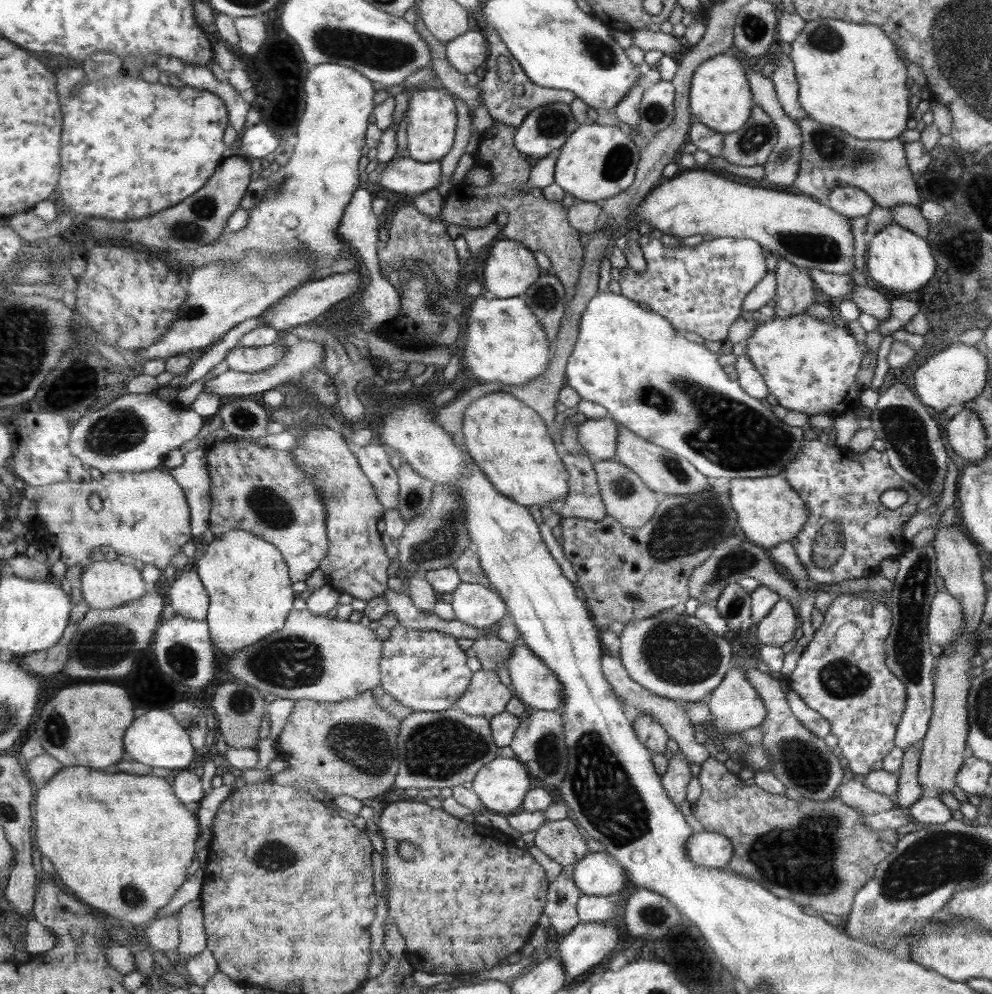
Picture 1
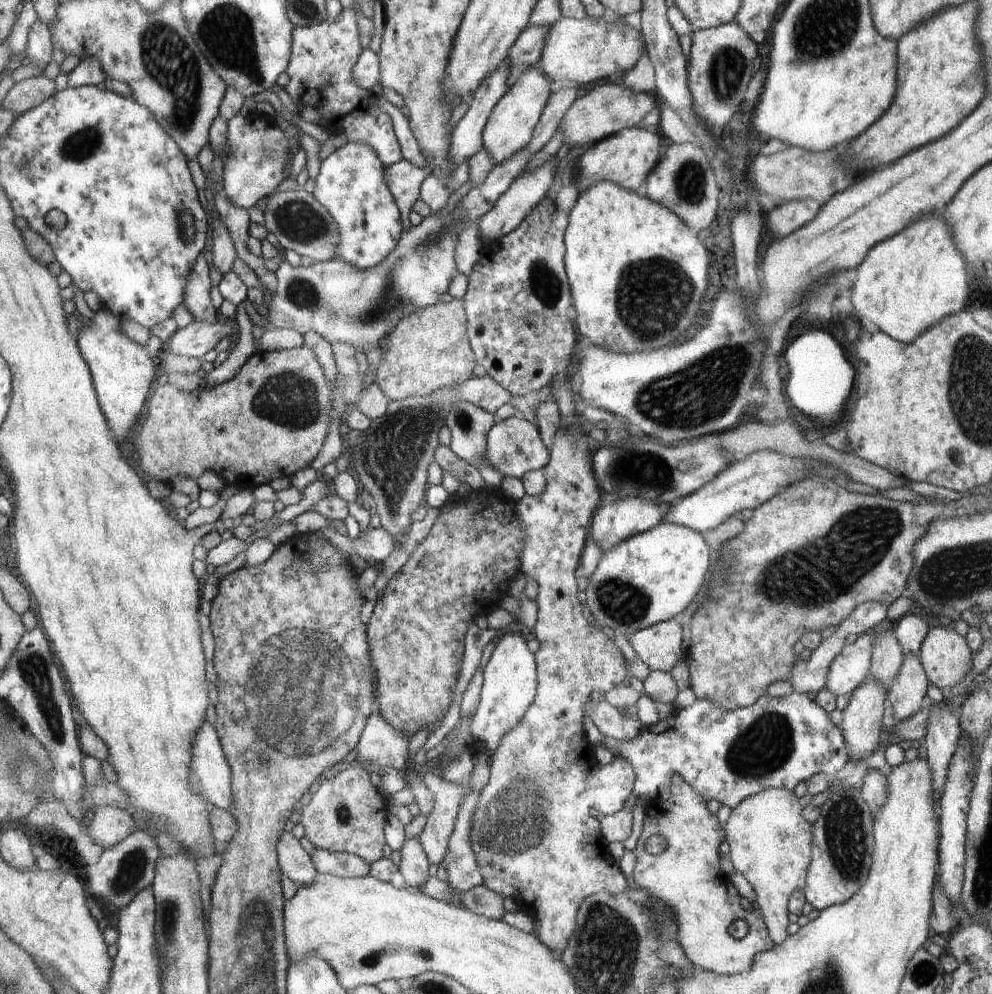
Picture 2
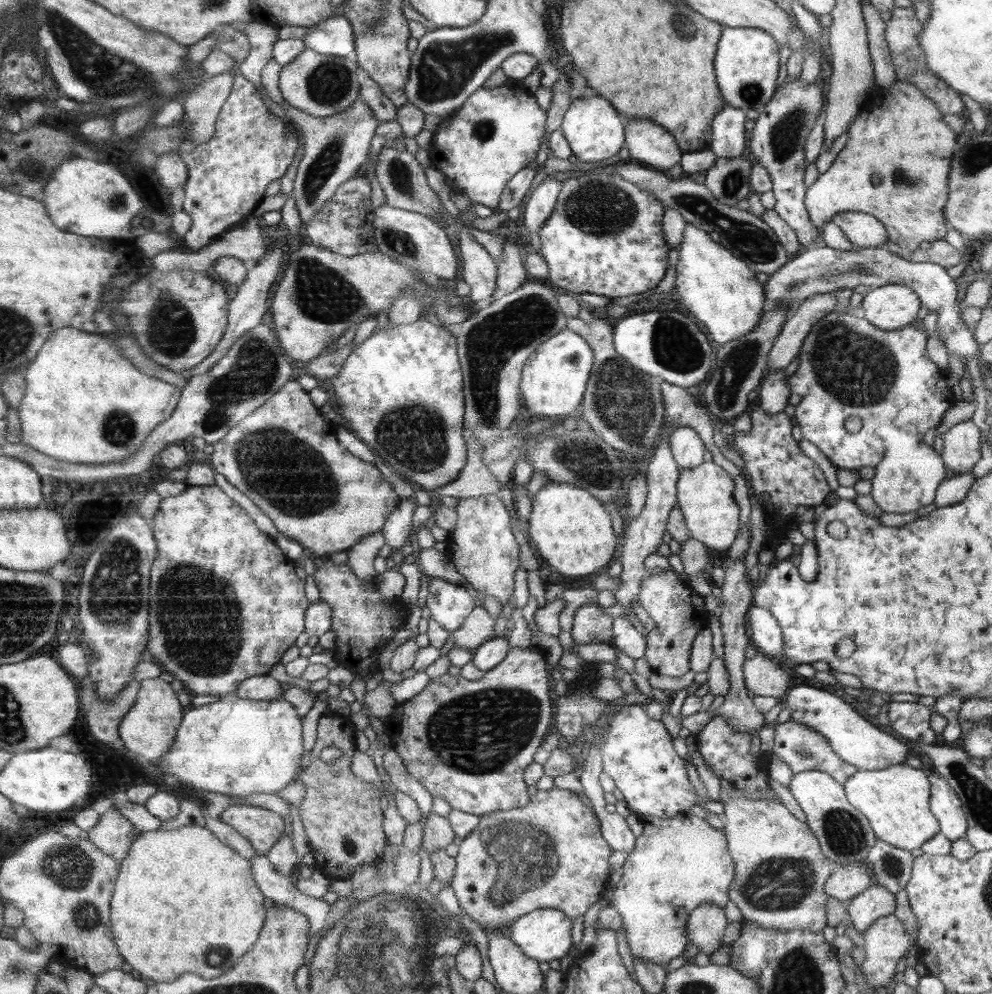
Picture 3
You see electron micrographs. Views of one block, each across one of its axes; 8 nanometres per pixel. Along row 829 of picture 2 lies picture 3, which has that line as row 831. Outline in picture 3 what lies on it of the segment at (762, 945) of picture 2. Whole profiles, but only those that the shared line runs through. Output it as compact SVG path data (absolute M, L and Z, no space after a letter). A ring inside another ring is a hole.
M689 812L676 814L673 818L640 818L644 832L636 837L636 845L623 865L621 880L615 885L613 900L610 903L622 916L627 942L634 960L645 960L661 966L668 965L673 958L684 953L690 944L686 936L686 925L692 910L702 903L726 906L728 888L735 876L735 862L729 853L728 840L722 828L708 824Z

